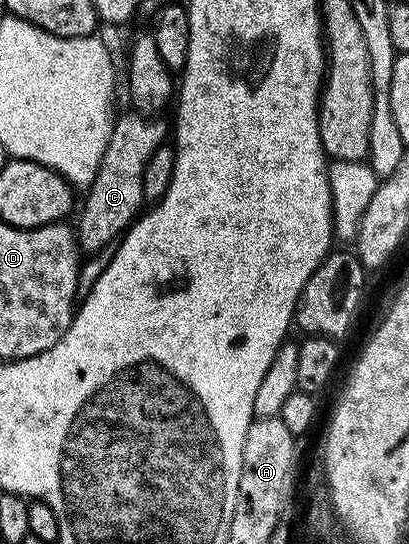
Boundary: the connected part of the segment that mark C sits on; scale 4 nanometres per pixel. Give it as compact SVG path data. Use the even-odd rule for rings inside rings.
M128 112L122 117L120 114L113 122L107 151L103 151L103 159L99 159L99 171L95 171L95 179L87 186L86 193L89 194L85 197L85 206L81 209L81 218L75 222L76 244L85 255L95 254L114 244L137 220L146 204L143 197L144 168L152 153L167 141L160 116Z

